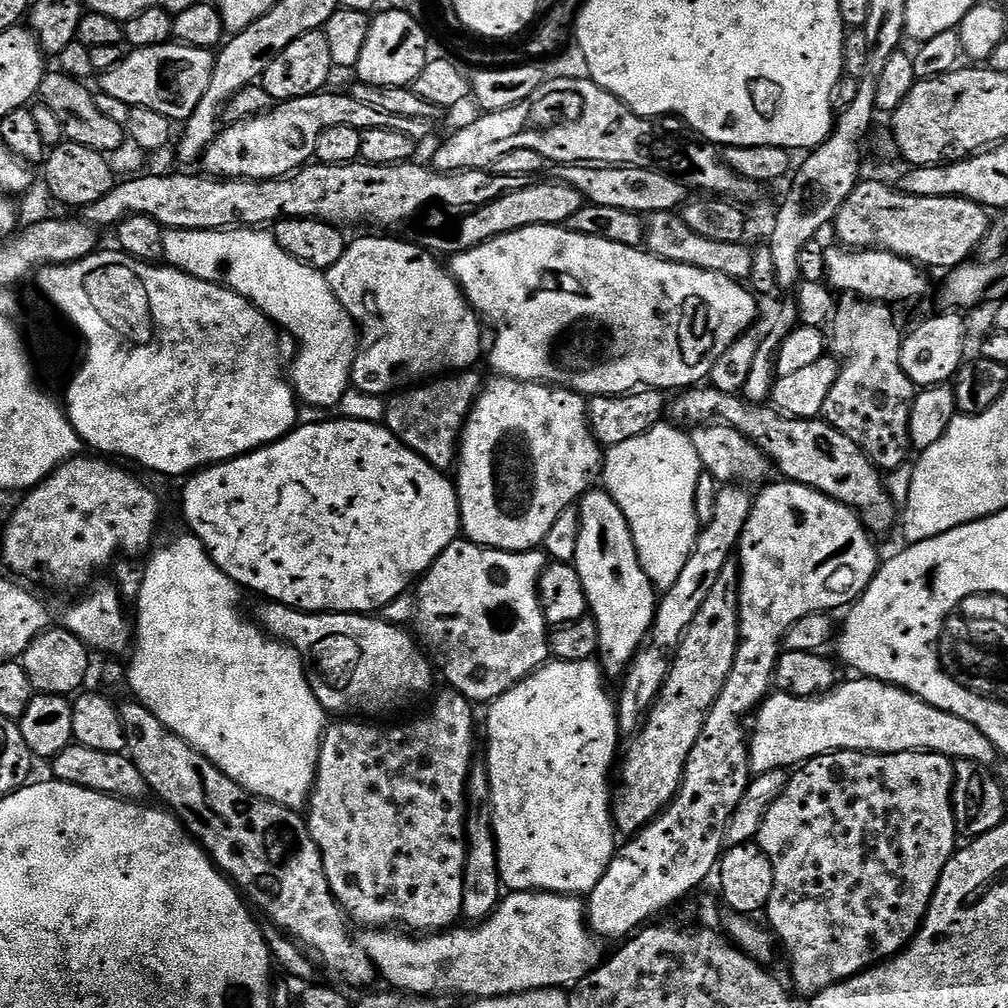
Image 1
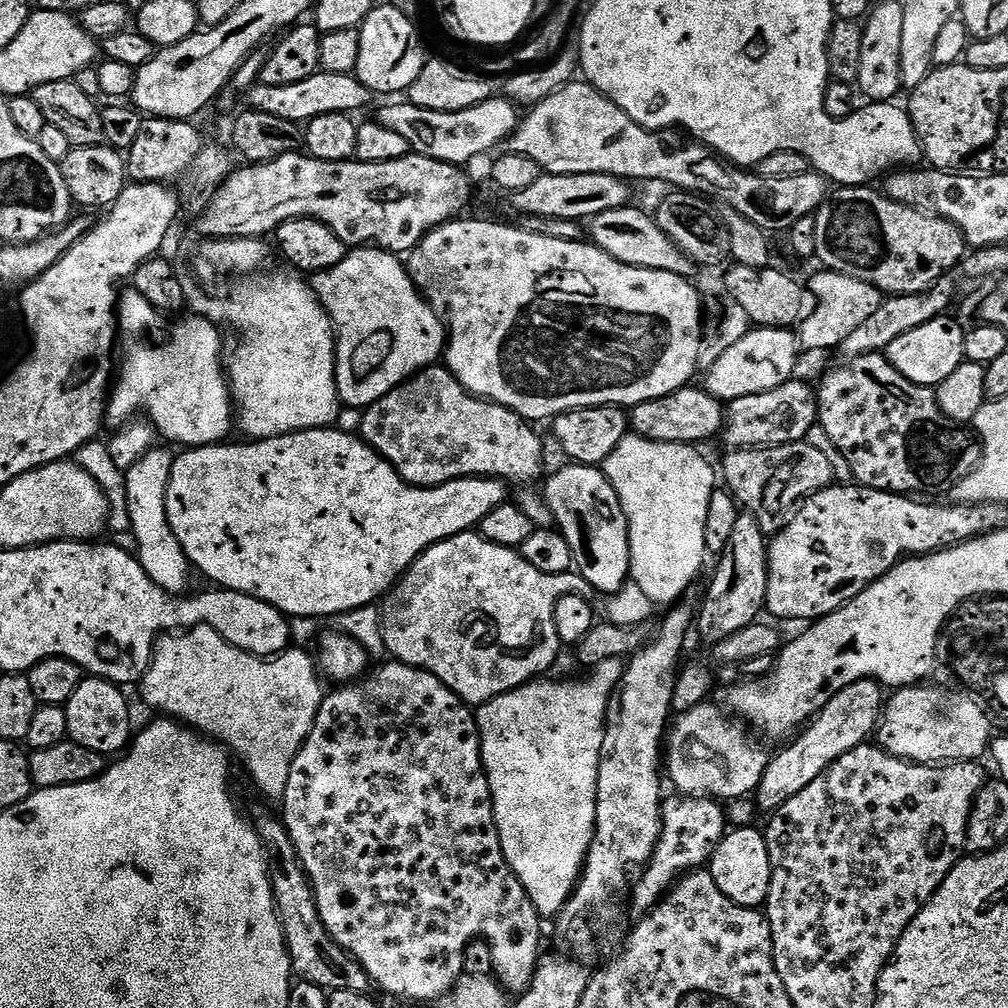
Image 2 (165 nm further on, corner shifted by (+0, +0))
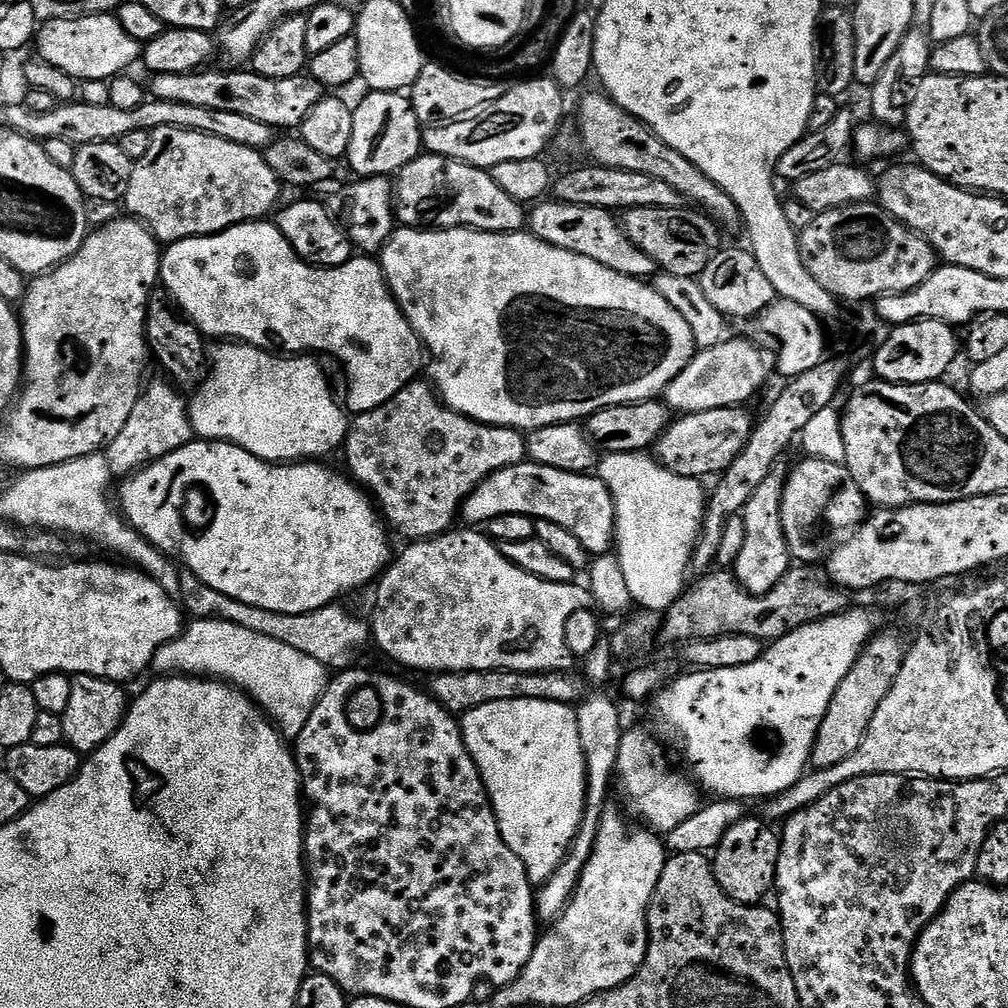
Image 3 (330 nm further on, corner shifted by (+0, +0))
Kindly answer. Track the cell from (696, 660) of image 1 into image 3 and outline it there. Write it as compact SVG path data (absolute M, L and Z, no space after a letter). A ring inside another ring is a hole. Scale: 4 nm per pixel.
M773 470L764 478L758 490L754 491L743 510L746 538L742 538L742 550L734 565L734 575L750 594L761 596L766 590L772 590L782 582L790 567L787 540L782 526L782 502L785 484L785 473Z

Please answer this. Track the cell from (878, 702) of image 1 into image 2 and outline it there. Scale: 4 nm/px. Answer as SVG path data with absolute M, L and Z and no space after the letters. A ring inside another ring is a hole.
M705 702L679 713L678 719L680 721L677 724L675 721L671 725L670 735L666 740L666 776L667 779L668 776L672 779L672 784L676 787L675 791L686 796L707 796L717 802L743 800L749 794L755 793L764 768L768 765L769 757L763 756L748 741L748 736L744 733L745 725L743 723L733 719L723 707L720 709L718 705L712 703Z

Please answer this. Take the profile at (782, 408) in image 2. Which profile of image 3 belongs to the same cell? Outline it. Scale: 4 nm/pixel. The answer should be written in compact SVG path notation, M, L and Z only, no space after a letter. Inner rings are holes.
M744 406L702 410L673 419L654 446L655 459L666 466L666 470L674 470L674 474L682 474L686 478L700 480L704 476L719 477L738 458L751 438L754 417L748 410Z

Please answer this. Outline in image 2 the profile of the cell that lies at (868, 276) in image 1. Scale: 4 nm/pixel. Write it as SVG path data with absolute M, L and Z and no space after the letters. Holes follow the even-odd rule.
M819 271L812 276L812 288L810 284L814 307L798 325L798 343L801 349L808 351L809 348L812 352L824 352L827 348L839 349L843 340L878 310L882 301L882 293L873 284L840 276L837 272Z

